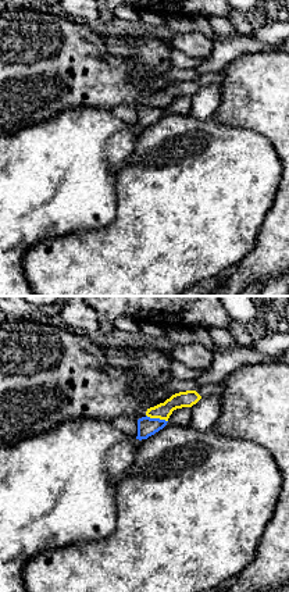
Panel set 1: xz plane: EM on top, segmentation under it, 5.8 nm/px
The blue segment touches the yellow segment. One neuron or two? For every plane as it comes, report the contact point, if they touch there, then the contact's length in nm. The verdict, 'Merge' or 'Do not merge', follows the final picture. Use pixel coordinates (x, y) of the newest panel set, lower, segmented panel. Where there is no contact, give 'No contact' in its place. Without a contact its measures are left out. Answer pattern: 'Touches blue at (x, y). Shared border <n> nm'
Touches blue at (157, 418). Shared border 130 nm

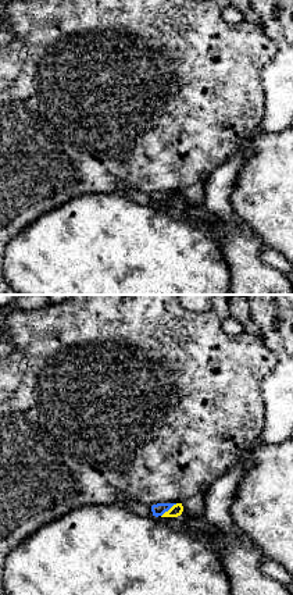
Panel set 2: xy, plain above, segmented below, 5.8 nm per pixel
Touches blue at (168, 509). Shared border 120 nm

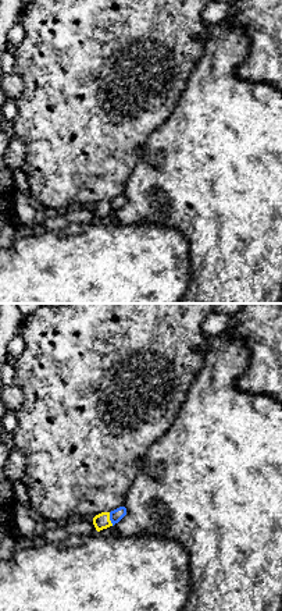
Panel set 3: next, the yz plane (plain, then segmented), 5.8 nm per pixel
Touches blue at (110, 519). Shared border 80 nm

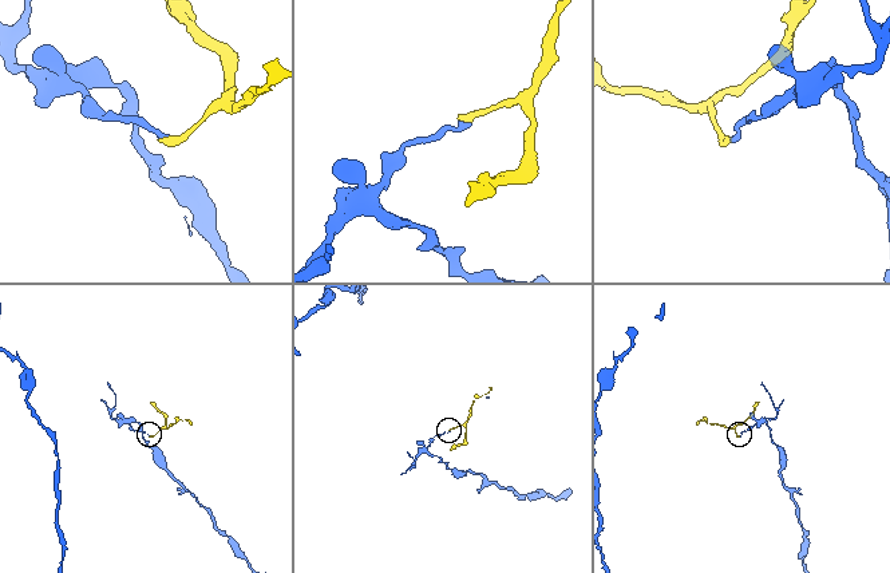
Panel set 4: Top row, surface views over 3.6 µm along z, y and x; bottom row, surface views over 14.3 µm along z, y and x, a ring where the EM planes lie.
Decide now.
Do not merge

